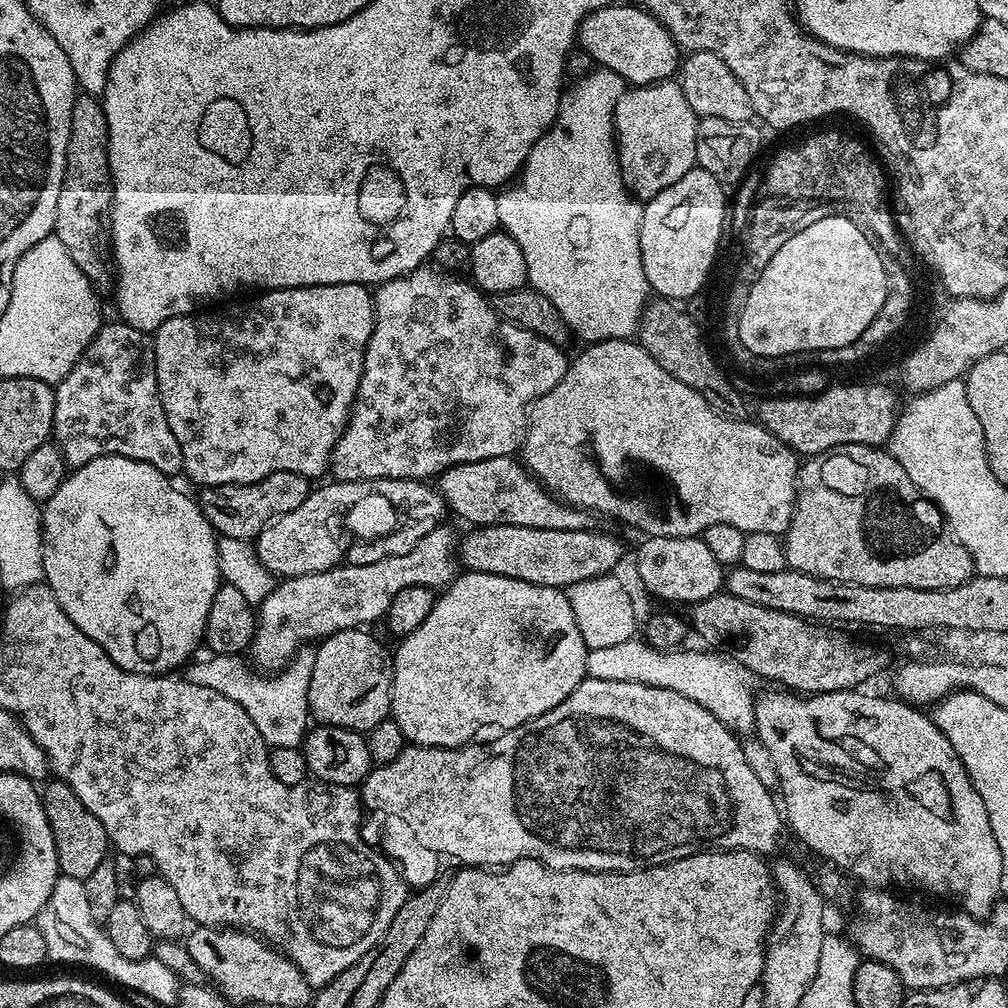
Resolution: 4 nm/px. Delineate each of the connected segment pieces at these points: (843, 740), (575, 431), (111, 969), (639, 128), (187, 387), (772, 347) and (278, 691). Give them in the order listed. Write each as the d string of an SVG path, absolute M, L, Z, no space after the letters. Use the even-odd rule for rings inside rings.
M776 690L780 692L768 692L764 697L755 701L756 705L756 722L754 725L755 735L758 737L764 748L770 752L770 759L774 762L774 770L778 772L778 778L780 779L780 787L778 789L779 795L784 795L784 804L782 800L782 808L786 813L786 824L792 827L792 832L809 848L812 852L817 852L824 860L829 860L829 865L835 866L837 869L849 872L852 876L857 876L858 879L862 880L862 884L878 888L881 890L891 889L891 884L909 884L912 888L925 888L928 892L941 892L944 896L960 896L959 907L970 913L971 916L977 918L987 917L988 913L992 911L992 907L999 896L1001 895L1000 886L1002 878L1002 854L998 848L997 839L994 838L992 829L990 829L989 815L986 814L986 808L982 803L982 798L979 797L978 792L974 790L973 784L970 782L970 778L966 774L966 770L962 766L962 762L958 758L958 754L952 751L950 742L944 736L939 726L936 725L935 719L931 715L923 716L919 707L913 706L899 698L891 698L892 700L883 700L880 696L867 696L864 690L845 690L843 692L818 692L815 694L793 694L788 690Z
M635 339L598 340L589 343L585 348L588 349L576 361L573 359L569 363L558 386L554 386L554 390L542 394L542 398L535 400L528 413L528 432L524 436L522 445L522 463L553 496L563 500L566 504L571 504L574 508L583 508L592 514L601 512L604 516L617 516L618 519L625 520L626 523L633 524L636 528L648 528L646 530L648 536L700 536L707 528L715 524L738 526L738 530L746 534L750 532L775 532L777 534L787 532L788 523L792 520L792 510L796 506L797 453L760 423L753 422L751 419L750 421L736 420L740 418L717 412L706 402L706 398L702 398L702 394L690 390L686 382L678 382L678 378L666 374L666 370L662 370L662 366L658 366L658 362L654 362L654 358L650 358L650 354L646 354L646 350ZM636 467L652 467L668 483L668 512L654 517L653 520L651 514L644 509L642 501L627 500L626 497L620 496L619 486L608 481L608 476L612 480L620 480L624 476L624 468Z
M57 879L54 890L40 910L38 927L46 942L49 961L57 960L60 964L81 964L82 967L90 968L96 974L104 968L100 976L109 981L116 976L112 981L113 985L117 985L119 980L124 980L121 989L126 990L128 985L136 984L136 989L148 988L148 992L156 992L156 996L160 996L162 962L153 958L130 961L129 958L118 954L117 947L110 942L101 923L93 918L88 895L81 881Z
M675 79L632 86L623 92L616 107L614 135L620 170L635 199L653 200L666 186L674 186L682 174L697 167L697 123L696 112L690 110L690 102Z
M315 284L309 288L273 288L271 290L261 291L259 294L261 296L258 297L257 300L252 300L249 304L240 304L237 308L230 309L229 312L201 311L199 314L175 316L166 322L162 322L162 326L156 329L154 333L154 339L156 339L156 348L154 344L156 385L158 386L158 394L162 402L162 410L166 414L166 422L170 426L170 430L178 442L178 450L182 450L182 462L184 463L182 469L183 475L185 477L188 475L189 478L196 483L196 486L207 486L210 484L253 484L275 472L297 472L309 478L315 478L315 476L322 475L329 467L334 446L338 442L338 438L344 432L344 426L348 423L348 413L353 402L356 401L356 391L360 385L360 375L364 369L364 351L370 340L372 323L376 321L373 293L362 284Z
M845 216L822 218L818 222L806 226L806 230L794 234L776 251L774 258L770 258L768 265L760 271L760 275L757 276L754 286L750 290L749 297L746 298L746 302L742 306L738 339L744 343L745 353L759 357L775 356L779 358L781 356L789 356L795 352L839 350L847 344L857 343L863 337L866 326L870 326L870 322L874 322L878 310L882 310L882 302L886 302L888 283L886 282L886 270L884 269L884 256L881 253L876 253L876 251L878 251L877 245L873 243L868 233L852 220L847 220Z
M213 655L208 658L212 660L204 660L186 672L186 679L192 684L218 690L218 694L226 694L230 702L238 702L238 706L250 714L250 722L258 726L258 734L262 734L272 748L300 748L310 728L308 691L314 666L314 655L300 655L293 655L287 666L272 675L261 674L247 663L244 665L240 656Z

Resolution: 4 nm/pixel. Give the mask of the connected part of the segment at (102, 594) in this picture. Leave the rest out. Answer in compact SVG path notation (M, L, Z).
M99 456L90 462L65 475L64 481L49 500L42 504L42 531L44 534L44 580L54 594L58 606L66 610L66 618L86 634L108 657L118 665L123 672L133 672L143 676L159 676L171 673L204 638L206 618L210 614L210 602L214 602L216 589L222 583L218 558L216 557L217 533L213 532L211 524L200 513L200 505L195 499L183 496L175 488L173 481L164 476L154 466L146 462L138 462L121 456Z

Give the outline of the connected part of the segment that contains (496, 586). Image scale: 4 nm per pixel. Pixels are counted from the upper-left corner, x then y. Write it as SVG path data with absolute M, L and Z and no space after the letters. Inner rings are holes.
M469 572L457 575L452 583L447 585L437 595L436 604L426 614L426 622L418 626L409 636L399 641L400 649L394 652L392 660L392 711L391 719L398 722L405 741L422 748L459 748L467 745L473 739L475 732L483 728L507 730L525 724L528 720L546 714L558 702L565 700L571 692L585 679L590 649L582 642L582 634L574 622L574 610L570 610L567 595L561 589L548 588L545 584L531 584L514 578L506 578L498 574L485 572Z

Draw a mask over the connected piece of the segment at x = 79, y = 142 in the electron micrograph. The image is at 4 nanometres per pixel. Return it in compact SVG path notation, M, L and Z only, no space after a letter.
M87 94L77 95L70 118L70 142L66 142L66 166L62 190L58 190L58 214L54 234L66 246L66 254L74 258L78 270L86 274L97 289L110 284L110 232L106 227L106 217L112 206L112 175L108 165L108 123L104 105L97 97Z

